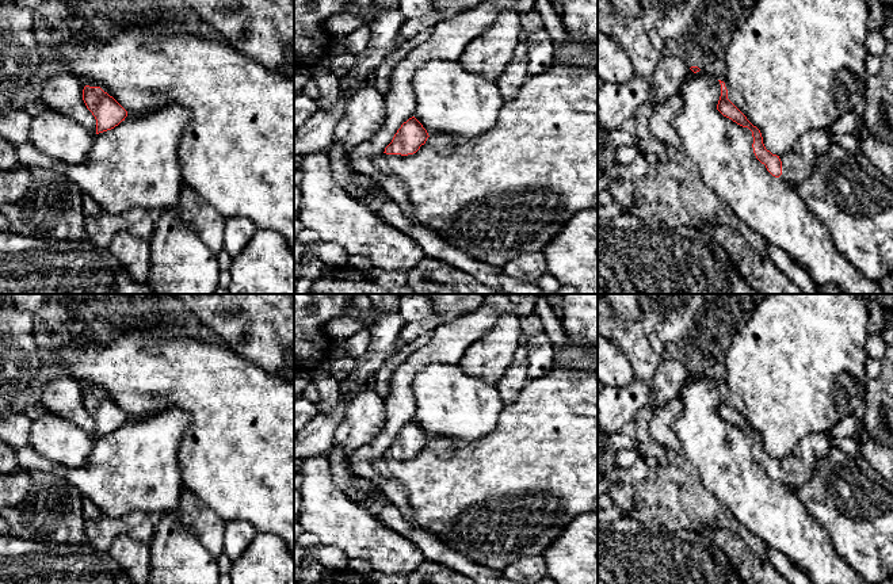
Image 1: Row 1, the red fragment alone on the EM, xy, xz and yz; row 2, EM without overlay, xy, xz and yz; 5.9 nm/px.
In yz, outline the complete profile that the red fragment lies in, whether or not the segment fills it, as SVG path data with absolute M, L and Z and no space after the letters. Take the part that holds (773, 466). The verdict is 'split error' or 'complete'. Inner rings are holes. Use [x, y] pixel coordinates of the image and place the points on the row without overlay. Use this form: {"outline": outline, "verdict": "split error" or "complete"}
{"outline": "M725 386L721 388L721 400L717 413L726 421L743 431L748 431L753 440L753 457L766 469L767 474L790 488L802 486L810 477L812 469L818 457L828 453L831 447L829 432L814 432L802 438L793 451L782 459L772 458L766 453L760 434L753 430L747 420L728 402Z", "verdict": "split error"}

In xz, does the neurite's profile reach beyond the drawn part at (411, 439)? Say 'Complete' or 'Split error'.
Complete

